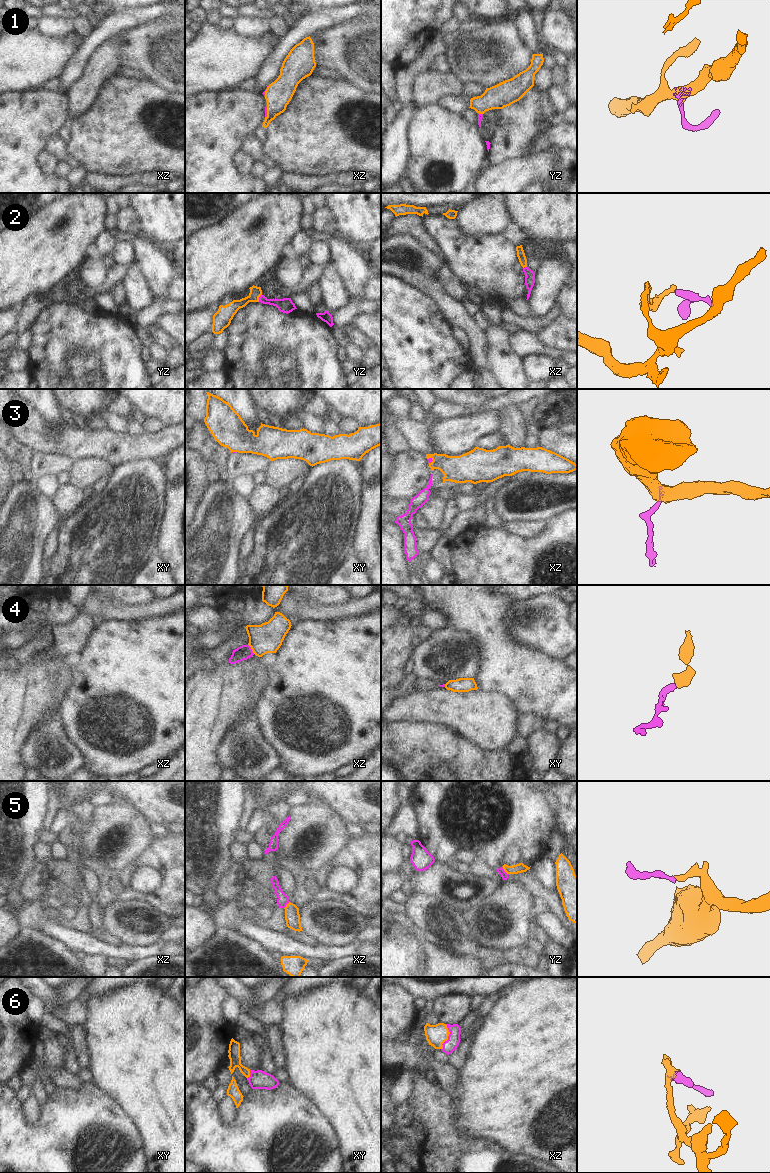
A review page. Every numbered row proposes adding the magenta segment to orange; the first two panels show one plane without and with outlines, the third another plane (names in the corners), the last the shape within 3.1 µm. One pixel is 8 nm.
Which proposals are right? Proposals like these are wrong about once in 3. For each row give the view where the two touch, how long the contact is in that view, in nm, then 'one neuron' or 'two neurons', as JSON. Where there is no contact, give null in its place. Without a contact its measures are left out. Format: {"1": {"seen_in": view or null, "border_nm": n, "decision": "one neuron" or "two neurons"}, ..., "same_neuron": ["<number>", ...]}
{"1": {"seen_in": "xz", "border_nm": 140, "decision": "one neuron"}, "2": {"seen_in": "yz", "border_nm": 70, "decision": "one neuron"}, "3": {"seen_in": "xz", "border_nm": 60, "decision": "two neurons"}, "4": {"seen_in": "xz", "border_nm": 90, "decision": "one neuron"}, "5": {"seen_in": "yz", "border_nm": 80, "decision": "two neurons"}, "6": {"seen_in": "xz", "border_nm": 220, "decision": "one neuron"}, "same_neuron": ["1", "2", "4", "6"]}

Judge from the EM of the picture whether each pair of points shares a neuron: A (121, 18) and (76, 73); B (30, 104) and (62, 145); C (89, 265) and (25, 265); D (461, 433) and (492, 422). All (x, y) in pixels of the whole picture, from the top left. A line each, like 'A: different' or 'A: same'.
A: same
B: different
C: different
D: same

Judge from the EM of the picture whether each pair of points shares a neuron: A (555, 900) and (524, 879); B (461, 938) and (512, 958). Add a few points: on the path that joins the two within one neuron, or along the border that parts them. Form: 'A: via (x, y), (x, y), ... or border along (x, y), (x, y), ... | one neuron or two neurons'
A: via (547, 896), (532, 884) | one neuron
B: via (474, 950), (490, 958), (499, 958) | one neuron

